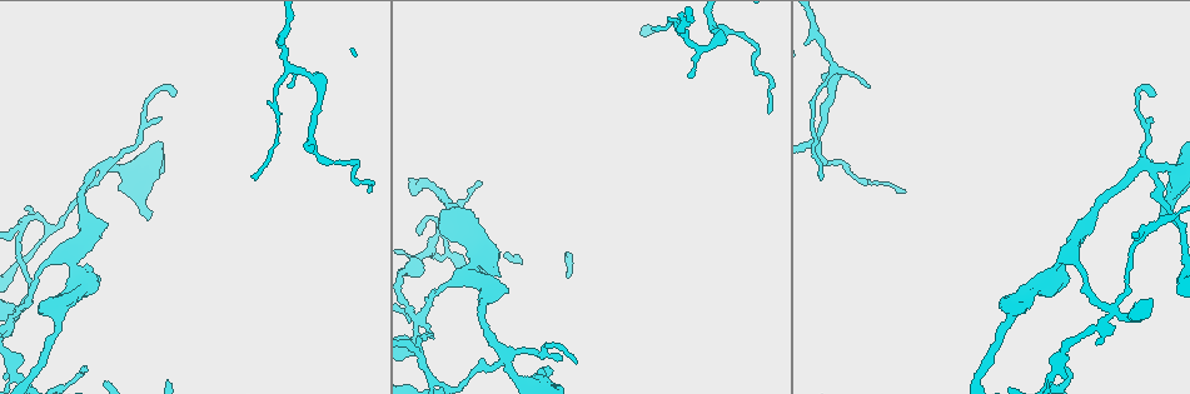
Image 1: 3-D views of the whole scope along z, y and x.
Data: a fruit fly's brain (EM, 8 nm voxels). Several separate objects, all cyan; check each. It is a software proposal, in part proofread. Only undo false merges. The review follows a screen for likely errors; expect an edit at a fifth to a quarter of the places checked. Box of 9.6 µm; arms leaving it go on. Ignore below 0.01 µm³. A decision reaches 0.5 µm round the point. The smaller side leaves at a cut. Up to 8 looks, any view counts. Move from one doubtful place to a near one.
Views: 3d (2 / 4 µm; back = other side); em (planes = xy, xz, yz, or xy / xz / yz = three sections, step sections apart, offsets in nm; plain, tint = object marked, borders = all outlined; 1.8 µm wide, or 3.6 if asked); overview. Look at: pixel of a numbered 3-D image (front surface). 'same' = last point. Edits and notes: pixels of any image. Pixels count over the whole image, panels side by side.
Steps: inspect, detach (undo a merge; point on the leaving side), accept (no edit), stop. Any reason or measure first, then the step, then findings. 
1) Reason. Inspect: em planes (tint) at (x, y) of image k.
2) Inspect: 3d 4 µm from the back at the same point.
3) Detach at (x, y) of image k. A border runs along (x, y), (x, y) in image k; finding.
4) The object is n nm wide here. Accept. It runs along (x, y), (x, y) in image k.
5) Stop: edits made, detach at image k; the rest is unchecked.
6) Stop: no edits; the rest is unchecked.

Inspect: em yz step 16 (tint) at (818, 138) of image 1.

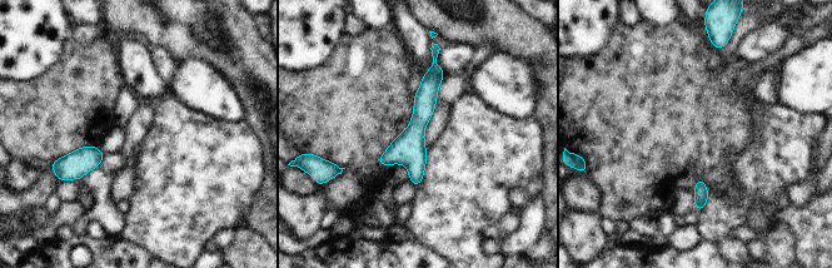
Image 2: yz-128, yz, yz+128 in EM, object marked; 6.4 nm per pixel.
Inspect: em planes (tint) at the same point.

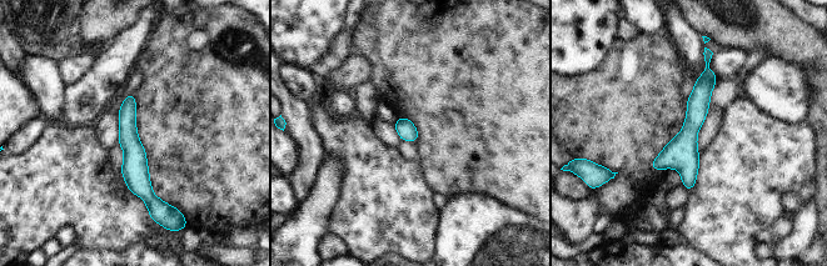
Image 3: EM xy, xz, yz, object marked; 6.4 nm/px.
Accept. It runs along (707, 71), (688, 132), (690, 186) in image 3; continuous, no second cell.

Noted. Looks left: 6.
Three-way junction. Inspect: 3d 2 µm at (290, 68) of image 1.

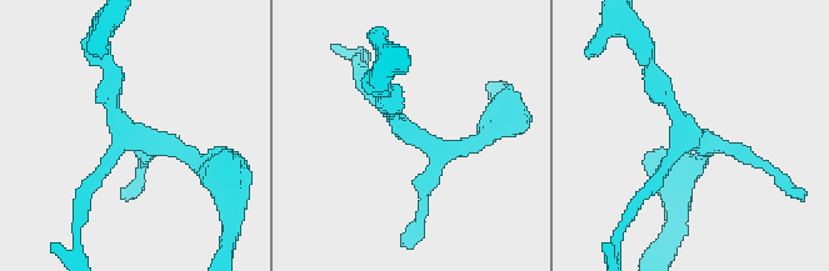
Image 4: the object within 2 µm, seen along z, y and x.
Need the tissue. Inspect: em xy step 16 (tint) at (696, 134) of image 4.

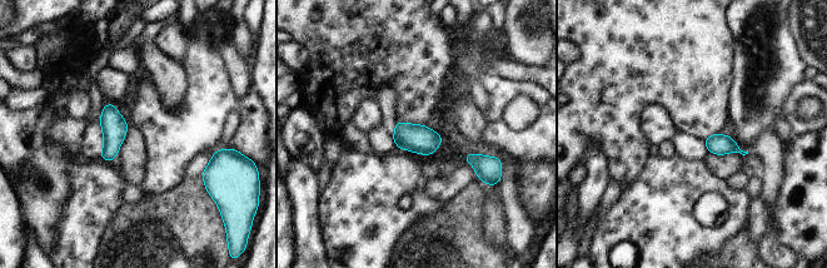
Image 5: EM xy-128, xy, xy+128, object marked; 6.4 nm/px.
Accept. All the same cell.

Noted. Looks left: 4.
Four-way junction. Inspect: em planes (tint) at (509, 364) of image 1.

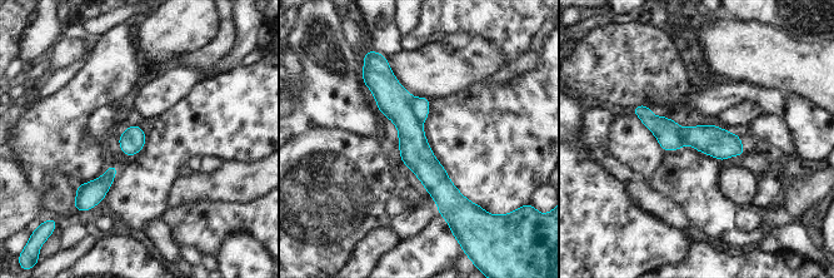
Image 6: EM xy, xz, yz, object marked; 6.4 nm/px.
The object is 160 nm wide here. Detach at (419, 107) of image 6. A border runs along (410, 99), (410, 113), (422, 123) in image 6; a second cell is stuck on.

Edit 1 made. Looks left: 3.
Stop: edits made, detach at image 6; the rest is unchecked.

